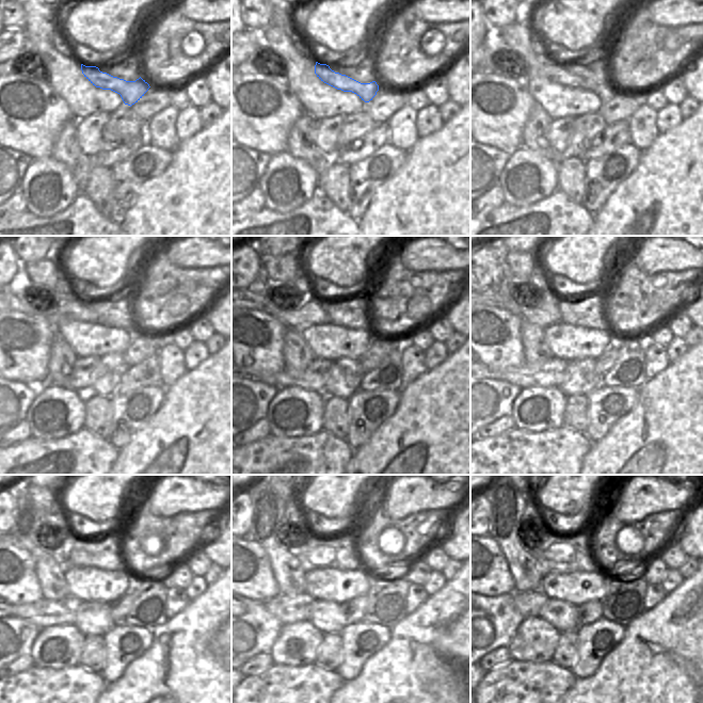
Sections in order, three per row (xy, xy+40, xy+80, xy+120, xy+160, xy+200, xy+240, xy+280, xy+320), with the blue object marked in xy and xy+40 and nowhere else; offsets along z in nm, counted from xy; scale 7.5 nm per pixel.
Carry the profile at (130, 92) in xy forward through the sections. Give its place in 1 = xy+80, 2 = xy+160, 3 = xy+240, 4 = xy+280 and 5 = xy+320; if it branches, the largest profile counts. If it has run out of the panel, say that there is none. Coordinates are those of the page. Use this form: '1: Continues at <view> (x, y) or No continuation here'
1: Continues at xy+80 (553, 69)
2: Continues at xy+160 (312, 313)
3: Continues at xy+240 (61, 555)
4: Continues at xy+280 (296, 552)
5: Continues at xy+320 (532, 552).

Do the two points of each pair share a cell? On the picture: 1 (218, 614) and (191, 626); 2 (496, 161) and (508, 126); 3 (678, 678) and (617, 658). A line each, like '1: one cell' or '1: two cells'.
1: one cell
2: two cells
3: one cell

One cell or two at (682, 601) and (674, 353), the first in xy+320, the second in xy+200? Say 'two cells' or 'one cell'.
two cells

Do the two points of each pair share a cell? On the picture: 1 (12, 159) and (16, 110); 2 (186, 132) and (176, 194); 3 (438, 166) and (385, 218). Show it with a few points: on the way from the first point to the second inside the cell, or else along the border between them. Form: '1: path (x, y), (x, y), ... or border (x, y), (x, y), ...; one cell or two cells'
1: border (11, 147), (29, 155), (33, 159); two cells
2: border (203, 127), (189, 138), (180, 141); two cells
3: path (426, 179), (398, 207); one cell

